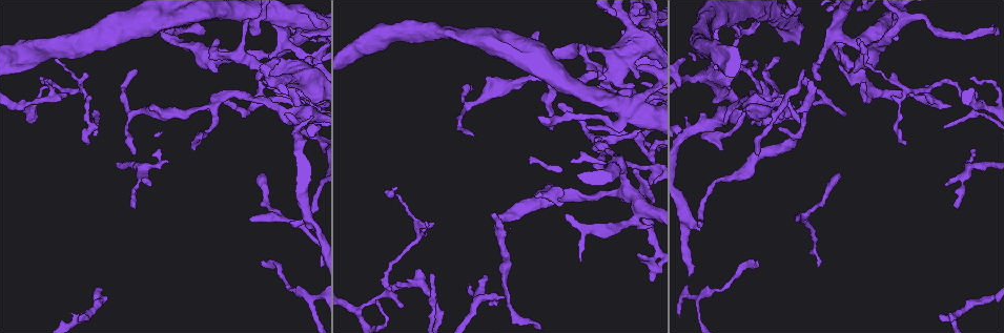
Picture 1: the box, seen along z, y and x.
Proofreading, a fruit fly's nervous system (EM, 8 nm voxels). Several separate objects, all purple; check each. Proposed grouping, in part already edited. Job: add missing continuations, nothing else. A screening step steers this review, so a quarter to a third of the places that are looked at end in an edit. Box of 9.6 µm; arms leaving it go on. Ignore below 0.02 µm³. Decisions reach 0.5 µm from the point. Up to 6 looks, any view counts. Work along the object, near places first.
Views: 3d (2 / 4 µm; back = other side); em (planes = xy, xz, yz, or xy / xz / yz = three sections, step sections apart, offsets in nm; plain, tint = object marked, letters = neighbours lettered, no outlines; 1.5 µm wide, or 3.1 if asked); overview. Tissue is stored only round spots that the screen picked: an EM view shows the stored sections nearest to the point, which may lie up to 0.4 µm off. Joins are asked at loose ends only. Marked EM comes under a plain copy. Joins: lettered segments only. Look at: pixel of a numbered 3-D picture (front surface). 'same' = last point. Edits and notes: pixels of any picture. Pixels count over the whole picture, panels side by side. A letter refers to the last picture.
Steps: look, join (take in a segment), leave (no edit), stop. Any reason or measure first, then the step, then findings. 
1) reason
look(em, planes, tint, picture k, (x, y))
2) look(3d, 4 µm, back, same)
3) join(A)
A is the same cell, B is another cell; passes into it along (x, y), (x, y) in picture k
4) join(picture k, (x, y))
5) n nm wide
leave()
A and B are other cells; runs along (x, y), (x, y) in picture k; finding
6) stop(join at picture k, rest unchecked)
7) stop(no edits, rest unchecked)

branch stops here
look(3d, 2 µm, back, picture 1, (315, 42))

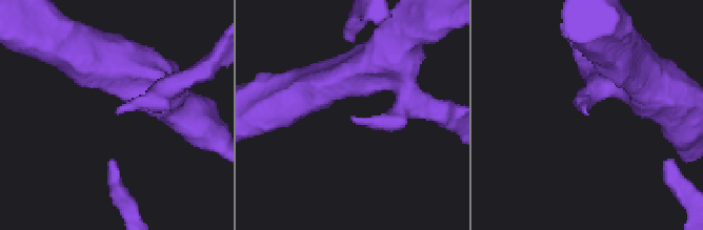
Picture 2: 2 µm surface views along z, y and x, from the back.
now the EM
look(em, yz, step 8, letters, picture 2, (588, 115))

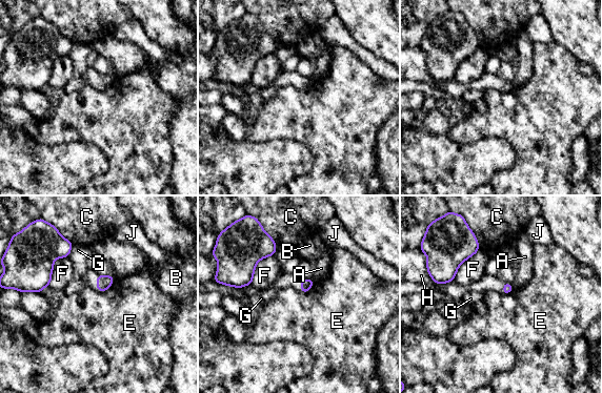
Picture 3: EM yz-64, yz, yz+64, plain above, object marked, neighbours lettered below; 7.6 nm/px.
cut it another way
look(em, planes, letters, same)

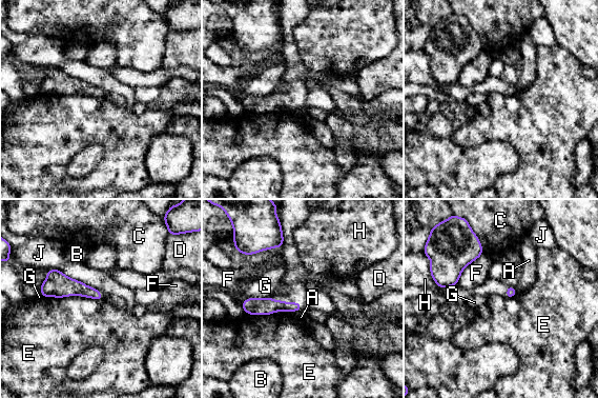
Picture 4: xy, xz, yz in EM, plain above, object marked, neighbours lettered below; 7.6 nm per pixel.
leave()
A, B, C, D, E, F, G, H and J are other cells; border along (42, 296), (85, 296), (102, 299) in picture 4; no lettered segment goes on from it

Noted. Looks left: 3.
free end
look(em, planes, tint, picture 1, (857, 39))

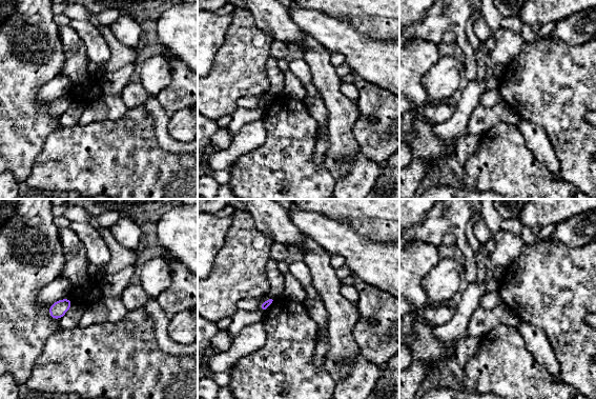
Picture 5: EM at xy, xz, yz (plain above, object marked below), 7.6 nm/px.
look(em, planes, letters, same)

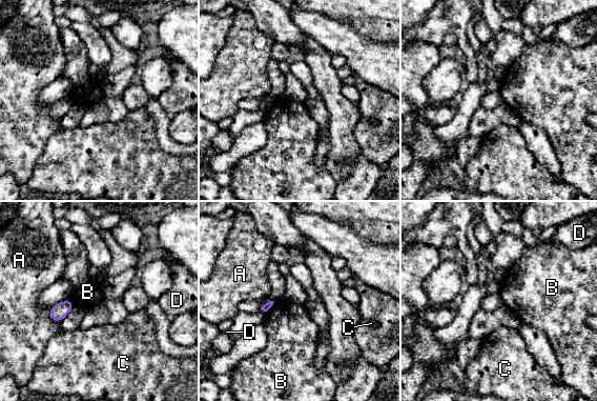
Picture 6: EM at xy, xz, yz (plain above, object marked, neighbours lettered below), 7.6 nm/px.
leave()
A, B, C and D are other cells; border along (52, 306), (50, 317), (60, 321) in picture 6; no lettered segment goes on from it

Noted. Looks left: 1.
stop(no edits, rest unchecked)

